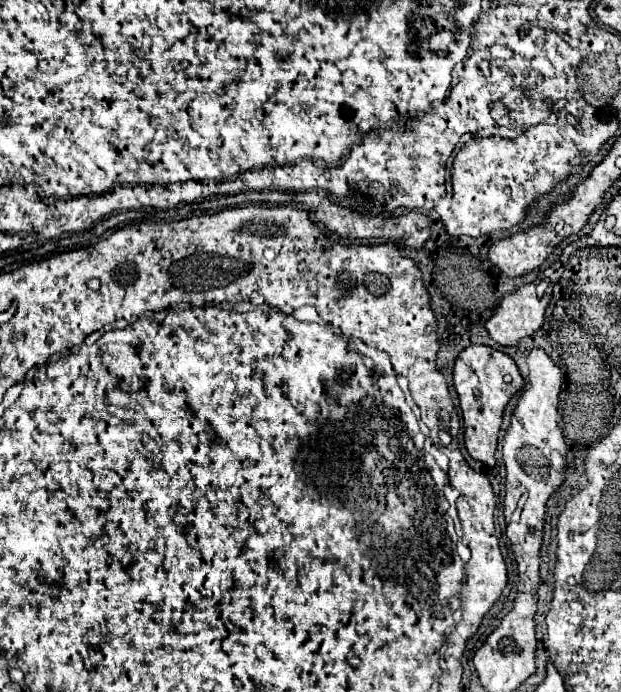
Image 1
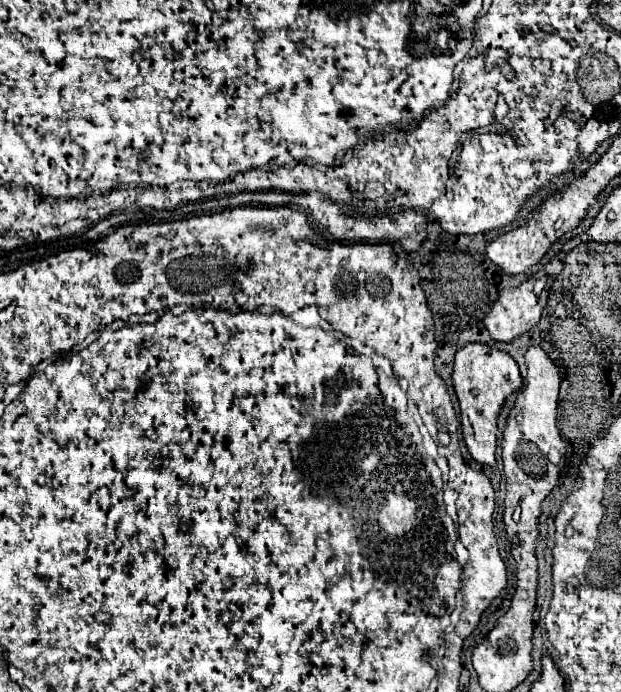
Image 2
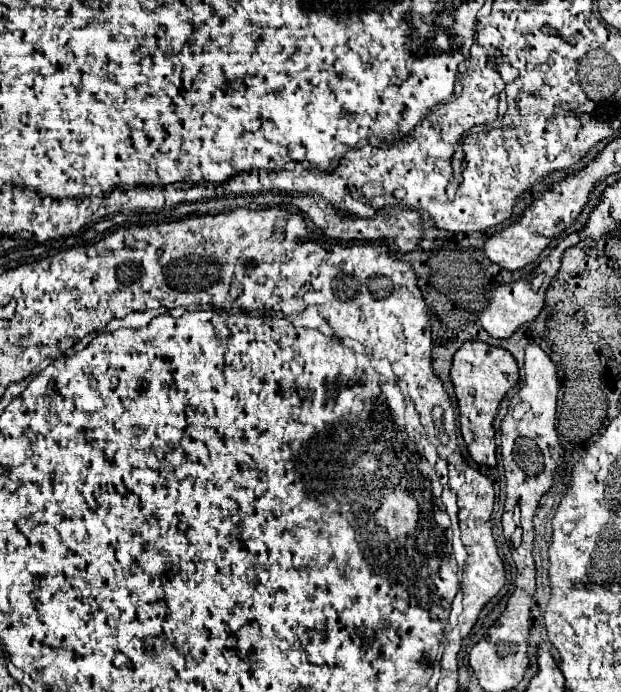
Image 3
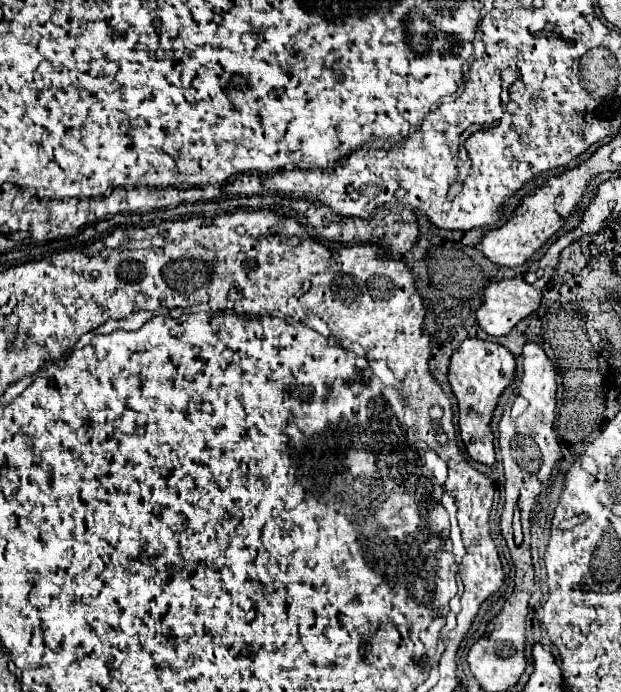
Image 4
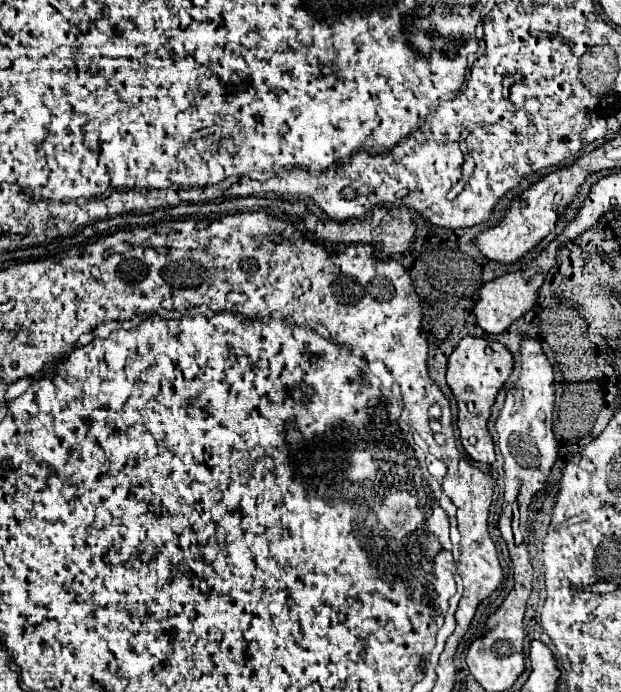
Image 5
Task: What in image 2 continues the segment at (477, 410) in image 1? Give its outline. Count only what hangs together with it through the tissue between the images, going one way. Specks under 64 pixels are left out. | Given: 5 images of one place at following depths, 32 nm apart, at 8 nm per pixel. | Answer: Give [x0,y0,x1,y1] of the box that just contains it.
[452,344,522,466]

